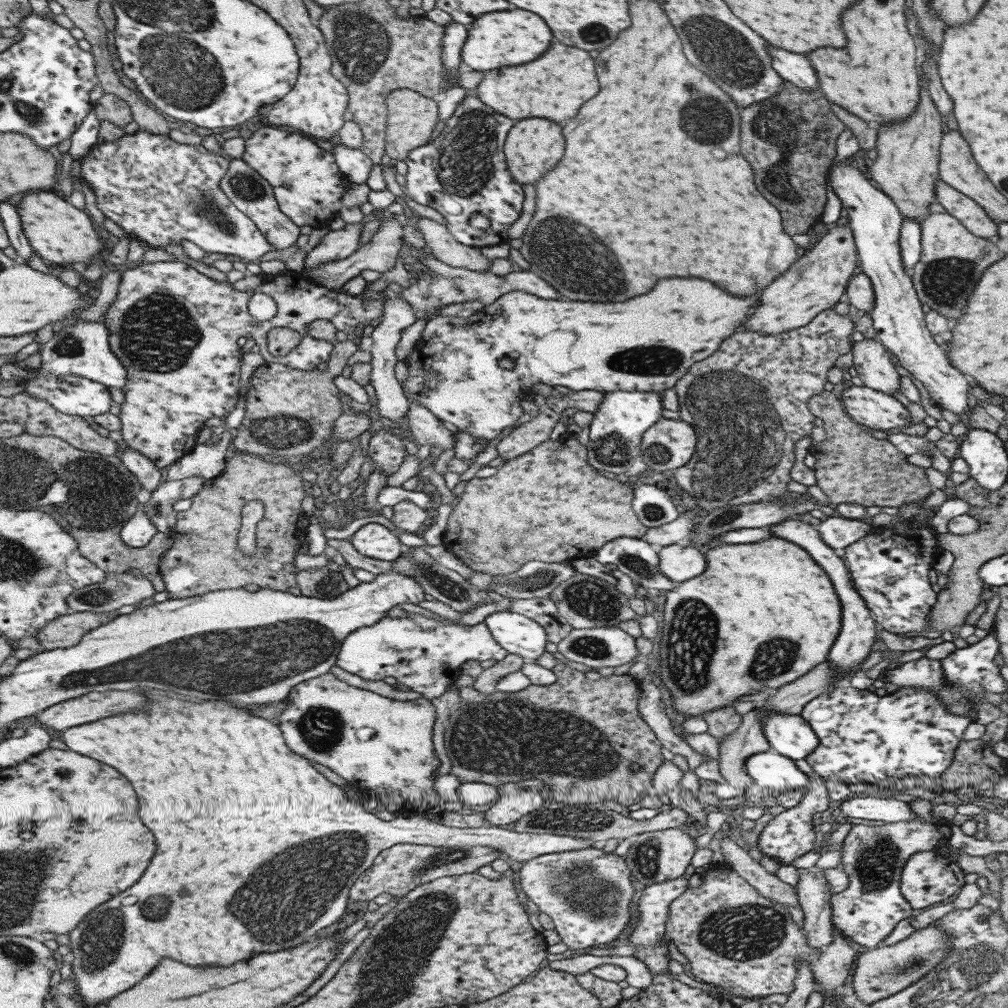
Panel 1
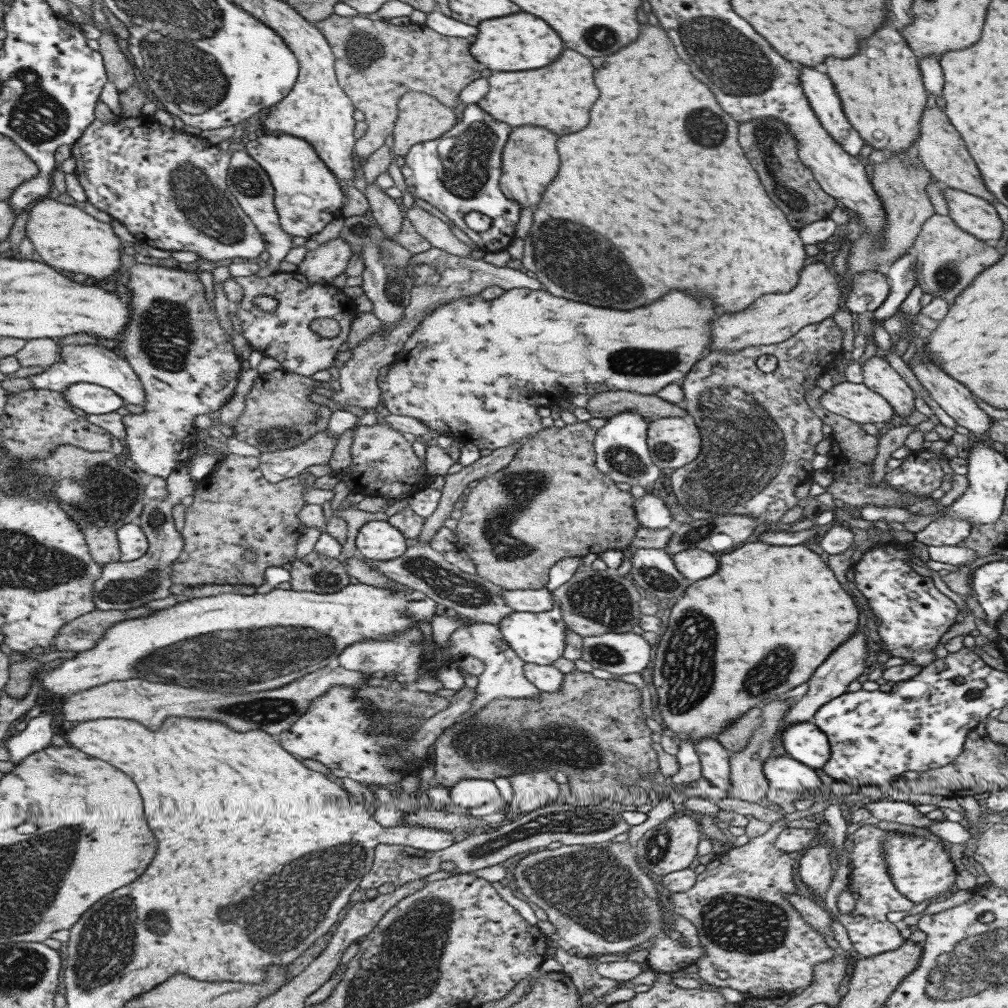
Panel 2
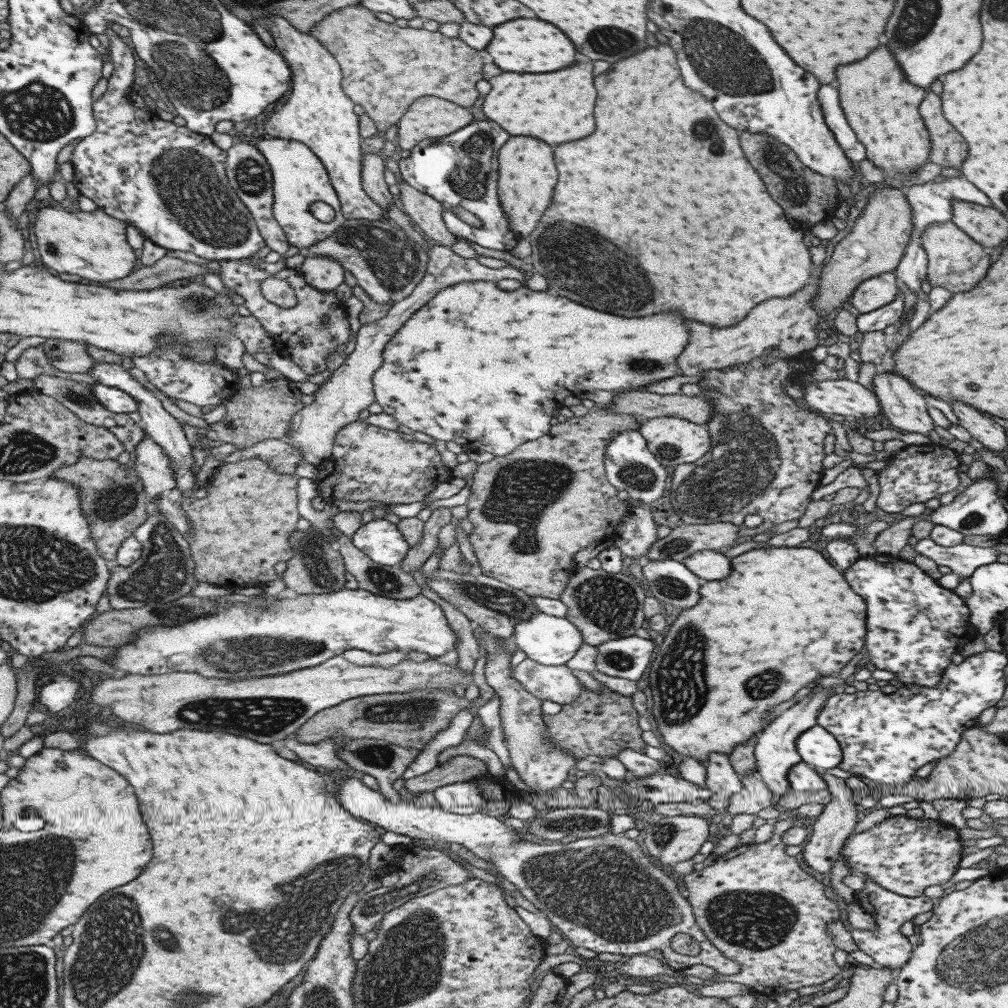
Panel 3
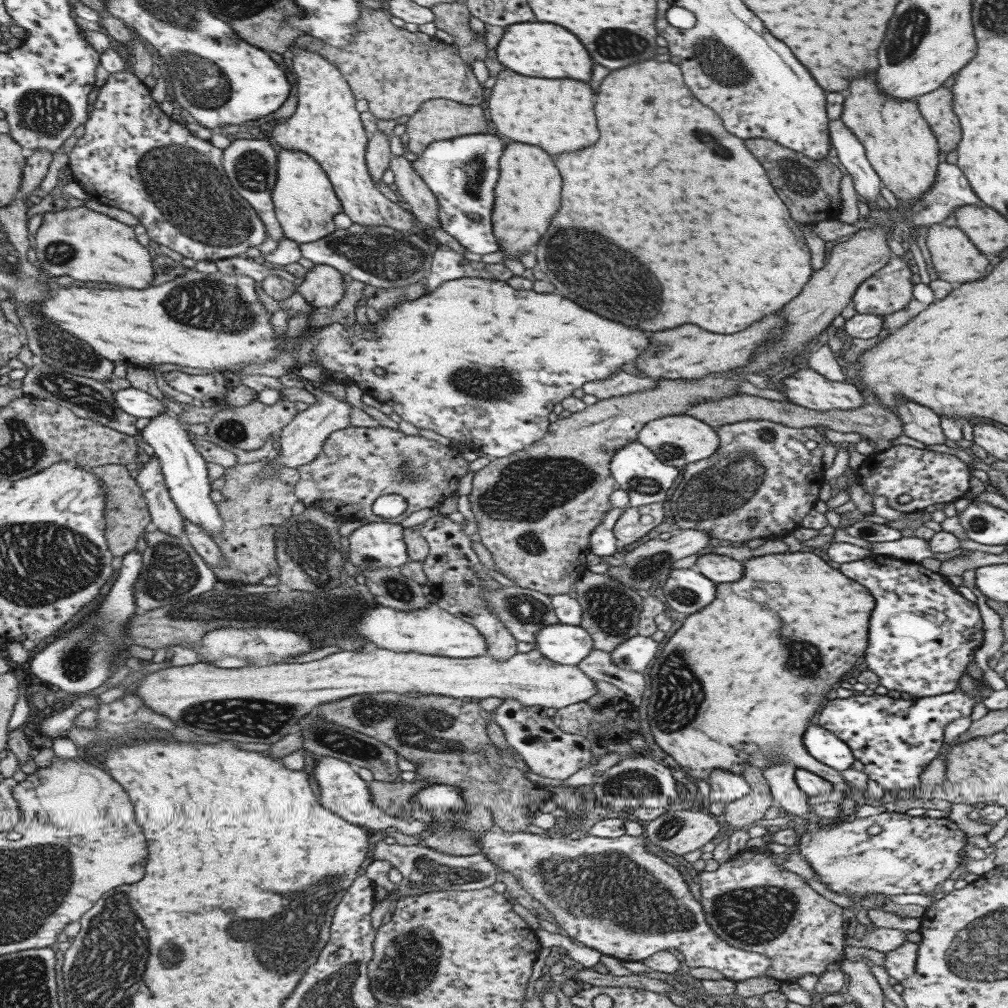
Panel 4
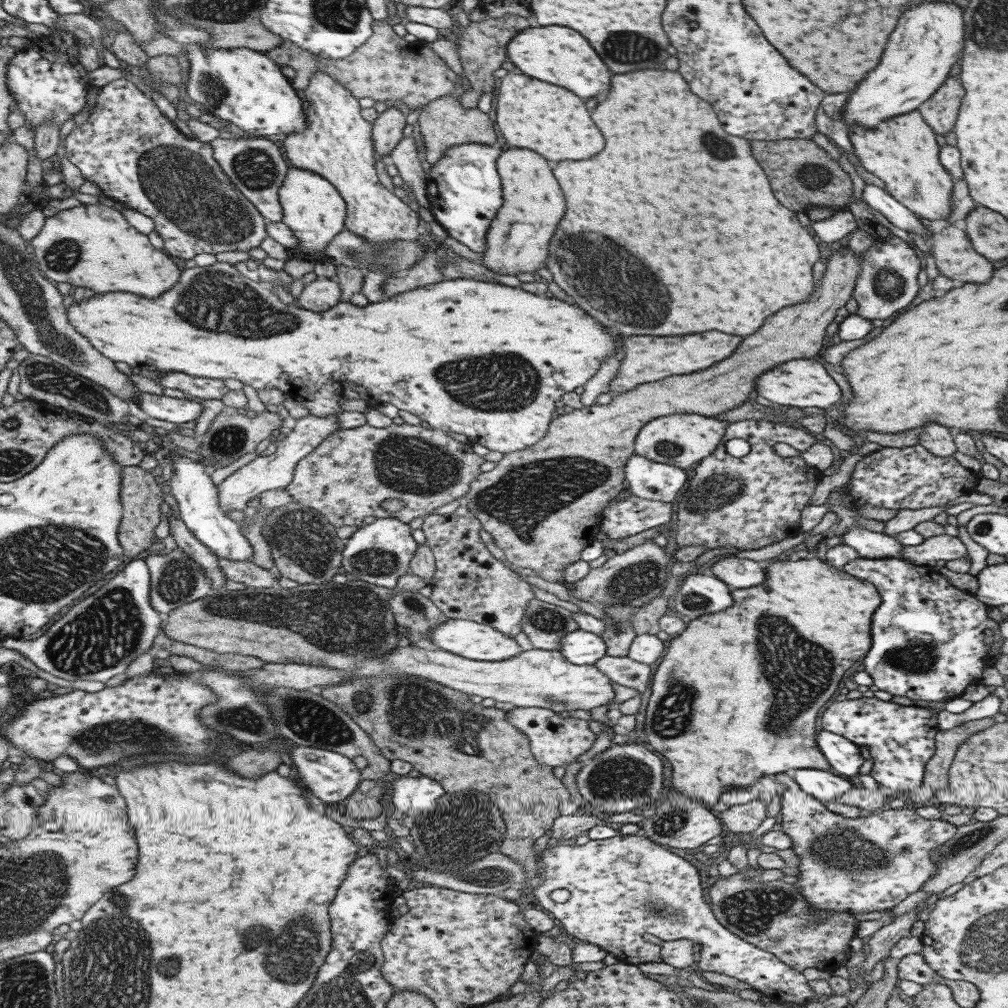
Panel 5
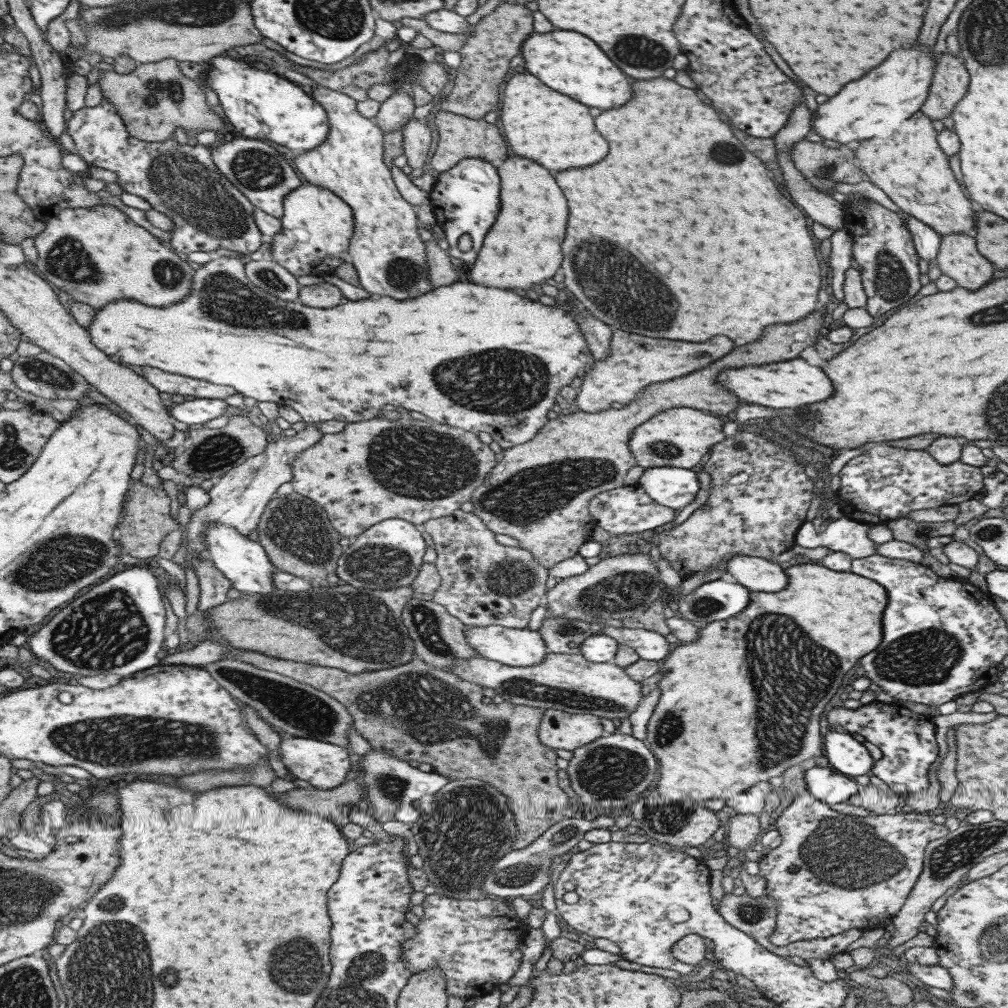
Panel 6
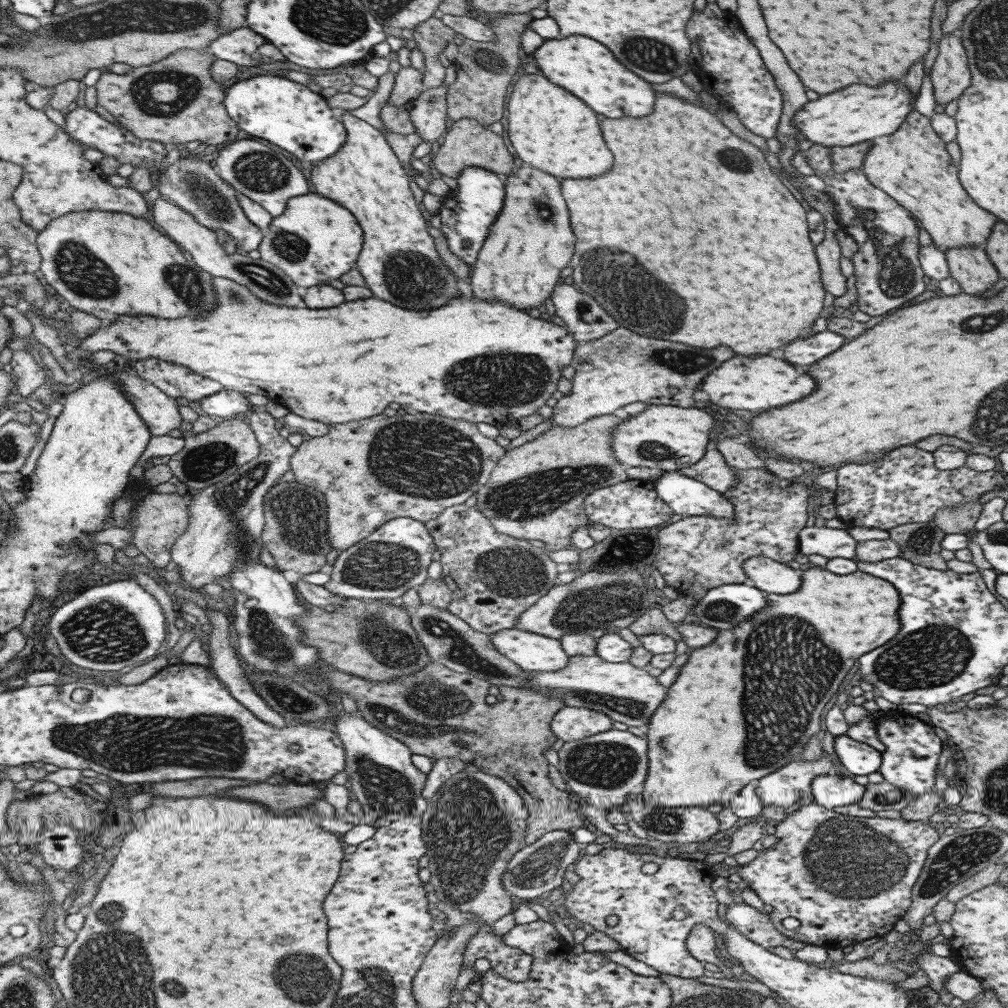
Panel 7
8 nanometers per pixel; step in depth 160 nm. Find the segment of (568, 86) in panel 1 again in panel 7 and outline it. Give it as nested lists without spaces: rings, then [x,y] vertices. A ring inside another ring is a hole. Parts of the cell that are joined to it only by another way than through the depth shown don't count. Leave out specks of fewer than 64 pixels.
[[[539,72],[524,73],[513,84],[507,100],[507,140],[515,156],[527,166],[539,168],[555,178],[593,178],[611,164],[595,114],[564,88],[549,82]]]

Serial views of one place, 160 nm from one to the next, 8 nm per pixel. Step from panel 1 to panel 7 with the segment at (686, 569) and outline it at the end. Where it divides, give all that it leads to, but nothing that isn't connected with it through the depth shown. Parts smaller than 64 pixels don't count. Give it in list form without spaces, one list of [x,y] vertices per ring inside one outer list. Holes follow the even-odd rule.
[[[764,556],[746,558],[741,563],[741,568],[746,576],[744,582],[767,594],[789,594],[790,592],[795,592],[795,590],[799,588],[799,574],[802,572],[801,568],[791,569],[788,565],[775,562]]]

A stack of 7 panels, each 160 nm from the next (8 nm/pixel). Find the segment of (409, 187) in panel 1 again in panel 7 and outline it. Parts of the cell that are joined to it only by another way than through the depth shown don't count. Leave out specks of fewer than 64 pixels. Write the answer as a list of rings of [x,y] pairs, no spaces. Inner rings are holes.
[[[472,166],[463,167],[455,177],[455,182],[457,183],[457,189],[454,193],[452,193],[450,189],[449,194],[443,197],[443,200],[440,203],[440,208],[436,214],[439,216],[441,224],[440,231],[445,237],[448,249],[457,258],[460,258],[463,262],[466,262],[467,265],[472,266],[476,261],[477,253],[479,252],[479,249],[487,236],[490,224],[494,221],[494,218],[499,214],[499,211],[503,206],[504,184],[501,183],[501,180],[497,178],[494,172],[485,170],[483,167]],[[464,240],[471,242],[471,245],[469,245],[469,247],[463,247],[461,243]]]

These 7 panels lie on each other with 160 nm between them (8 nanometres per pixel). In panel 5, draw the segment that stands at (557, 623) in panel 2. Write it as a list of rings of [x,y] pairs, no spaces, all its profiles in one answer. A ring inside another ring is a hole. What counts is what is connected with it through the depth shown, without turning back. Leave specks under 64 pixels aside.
[[[581,629],[563,635],[558,642],[559,654],[576,665],[592,664],[606,654],[605,643],[599,635]]]

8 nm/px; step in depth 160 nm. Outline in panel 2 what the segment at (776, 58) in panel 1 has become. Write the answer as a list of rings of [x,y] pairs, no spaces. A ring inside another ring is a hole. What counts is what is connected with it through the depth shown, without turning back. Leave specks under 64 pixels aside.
[[[801,66],[798,79],[823,130],[847,153],[857,156],[864,142],[843,114],[839,97],[829,78],[813,68]]]

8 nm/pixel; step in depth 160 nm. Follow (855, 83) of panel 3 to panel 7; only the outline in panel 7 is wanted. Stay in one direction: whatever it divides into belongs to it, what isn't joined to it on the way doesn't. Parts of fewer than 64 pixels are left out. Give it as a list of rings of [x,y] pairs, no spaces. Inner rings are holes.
[[[912,110],[895,132],[872,140],[860,169],[866,179],[907,209],[921,223],[932,243],[942,250],[973,247],[989,236],[995,218],[975,206],[957,178],[957,168],[945,151],[944,142],[935,134],[928,116]]]

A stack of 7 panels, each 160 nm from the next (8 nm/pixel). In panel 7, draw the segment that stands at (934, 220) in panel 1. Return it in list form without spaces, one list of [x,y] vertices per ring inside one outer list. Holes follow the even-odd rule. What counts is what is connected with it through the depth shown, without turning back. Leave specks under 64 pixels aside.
[[[951,247],[944,250],[949,277],[965,294],[985,292],[999,278],[981,248]]]

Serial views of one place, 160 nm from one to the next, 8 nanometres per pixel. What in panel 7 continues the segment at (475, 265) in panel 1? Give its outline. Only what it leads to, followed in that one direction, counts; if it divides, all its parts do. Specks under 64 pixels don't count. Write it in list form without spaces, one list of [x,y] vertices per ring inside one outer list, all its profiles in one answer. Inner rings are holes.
[[[449,74],[442,84],[425,88],[410,104],[409,118],[423,142],[434,143],[446,131],[450,122],[446,116],[446,90],[451,83]]]

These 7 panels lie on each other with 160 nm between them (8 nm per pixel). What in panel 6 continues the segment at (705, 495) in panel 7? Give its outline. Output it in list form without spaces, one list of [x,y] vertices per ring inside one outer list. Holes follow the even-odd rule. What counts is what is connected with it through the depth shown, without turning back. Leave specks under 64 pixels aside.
[[[670,466],[644,467],[637,485],[657,504],[673,510],[689,504],[699,488],[696,472]]]

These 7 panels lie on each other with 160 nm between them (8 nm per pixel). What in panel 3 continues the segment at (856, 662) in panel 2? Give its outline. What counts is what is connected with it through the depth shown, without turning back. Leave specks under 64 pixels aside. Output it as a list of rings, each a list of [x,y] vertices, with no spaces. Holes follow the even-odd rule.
[[[814,682],[812,691],[792,704],[791,708],[771,719],[762,728],[762,732],[756,738],[754,747],[756,774],[763,784],[767,786],[774,799],[780,798],[789,790],[787,772],[789,772],[791,766],[795,766],[795,764],[800,762],[800,757],[797,755],[797,750],[795,749],[796,736],[816,724],[817,713],[823,706],[826,698],[830,696],[827,688],[830,688],[830,686],[816,685]]]

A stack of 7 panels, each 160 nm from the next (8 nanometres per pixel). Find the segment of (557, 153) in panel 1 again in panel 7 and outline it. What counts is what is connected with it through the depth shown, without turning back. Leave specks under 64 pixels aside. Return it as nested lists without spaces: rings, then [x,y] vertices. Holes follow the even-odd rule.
[[[521,166],[512,170],[505,178],[503,206],[487,231],[487,236],[479,249],[476,261],[471,266],[466,281],[471,285],[475,298],[495,298],[509,302],[521,312],[529,308],[543,308],[543,302],[550,298],[554,286],[558,284],[559,272],[567,266],[573,254],[573,232],[567,224],[567,208],[559,194],[559,184],[553,176]]]

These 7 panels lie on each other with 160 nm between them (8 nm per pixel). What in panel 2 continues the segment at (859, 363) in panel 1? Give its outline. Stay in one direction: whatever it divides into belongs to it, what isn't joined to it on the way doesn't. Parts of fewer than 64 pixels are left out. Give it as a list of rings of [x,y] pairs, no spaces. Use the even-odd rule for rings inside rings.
[[[870,356],[861,366],[862,383],[877,394],[891,406],[893,414],[906,418],[915,406],[913,391],[907,383],[897,374],[885,360],[884,356]]]

